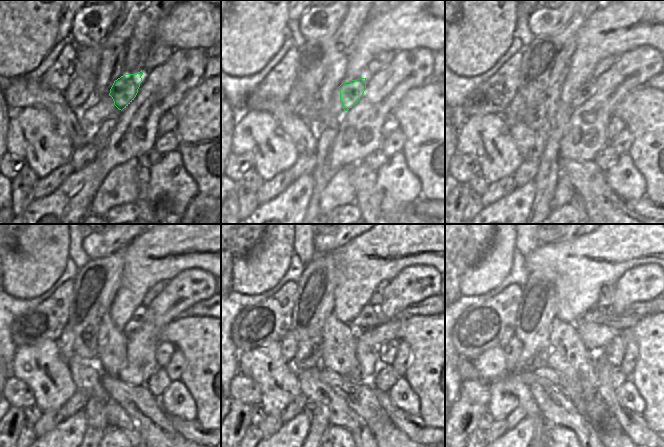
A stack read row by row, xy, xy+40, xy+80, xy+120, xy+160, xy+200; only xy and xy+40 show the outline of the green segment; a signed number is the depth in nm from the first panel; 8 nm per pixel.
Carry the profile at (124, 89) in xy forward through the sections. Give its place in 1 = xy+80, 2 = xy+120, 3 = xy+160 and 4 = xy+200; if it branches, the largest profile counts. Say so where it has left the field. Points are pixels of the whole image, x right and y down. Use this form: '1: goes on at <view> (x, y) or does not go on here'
1: goes on at xy+80 (585, 91)
2: goes on at xy+120 (138, 318)
3: goes on at xy+160 (369, 317)
4: goes on at xy+200 (596, 315)

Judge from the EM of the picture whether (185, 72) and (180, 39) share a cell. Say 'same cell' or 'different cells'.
different cells

